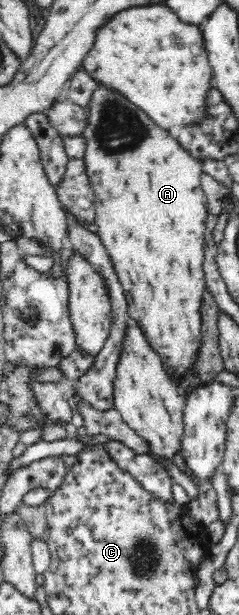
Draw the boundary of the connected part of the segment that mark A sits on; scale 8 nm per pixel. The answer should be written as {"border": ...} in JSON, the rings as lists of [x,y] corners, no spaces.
{"border":[[[97,82],[86,110],[87,122],[81,133],[86,142],[83,162],[95,193],[98,238],[107,249],[126,294],[130,316],[144,330],[172,376],[184,377],[192,369],[202,343],[200,304],[206,286],[202,261],[208,217],[207,198],[201,188],[203,160],[192,156],[122,92],[102,82]]]}

